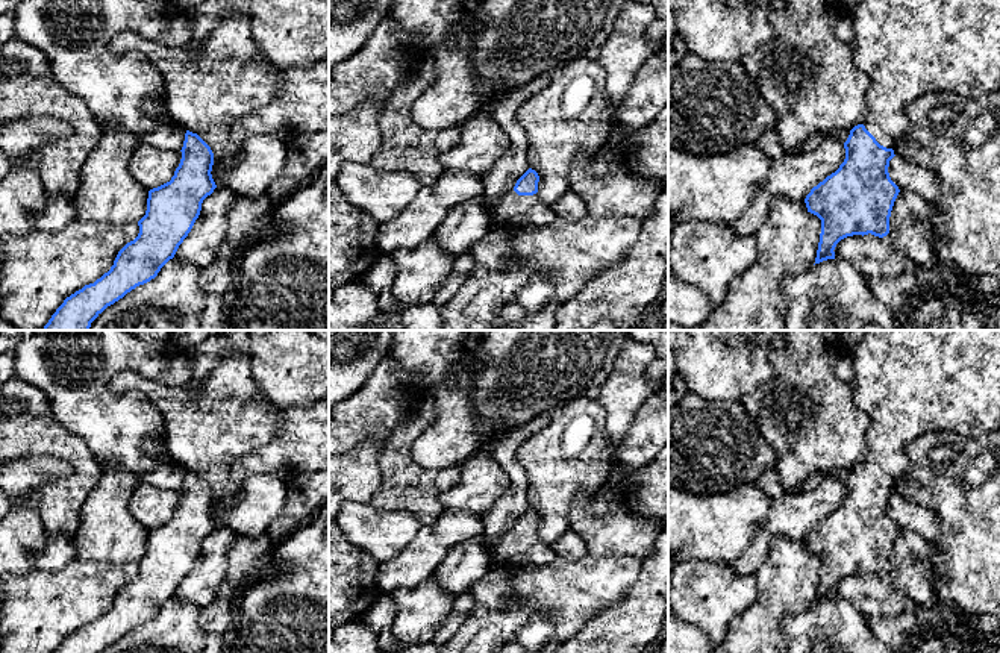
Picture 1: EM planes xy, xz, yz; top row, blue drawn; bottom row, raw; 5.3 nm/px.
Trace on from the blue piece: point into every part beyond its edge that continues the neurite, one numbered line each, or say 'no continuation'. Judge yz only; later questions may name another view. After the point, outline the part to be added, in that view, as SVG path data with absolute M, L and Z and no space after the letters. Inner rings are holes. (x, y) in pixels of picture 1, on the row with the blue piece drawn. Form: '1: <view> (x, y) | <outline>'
1: yz (906, 47) | M861 0L848 11L853 23L853 61L870 79L865 129L894 148L909 121L906 108L929 92L948 91L977 98L1000 89L1000 0Z

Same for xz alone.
1: xz (509, 209) | M514 189L502 194L492 202L483 195L483 208L489 221L497 226L539 224L556 217L536 194L518 195Z

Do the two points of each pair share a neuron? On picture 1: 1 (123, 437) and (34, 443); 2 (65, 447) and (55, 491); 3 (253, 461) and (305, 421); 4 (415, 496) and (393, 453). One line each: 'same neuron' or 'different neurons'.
1: different neurons
2: same neuron
3: same neuron
4: same neuron

